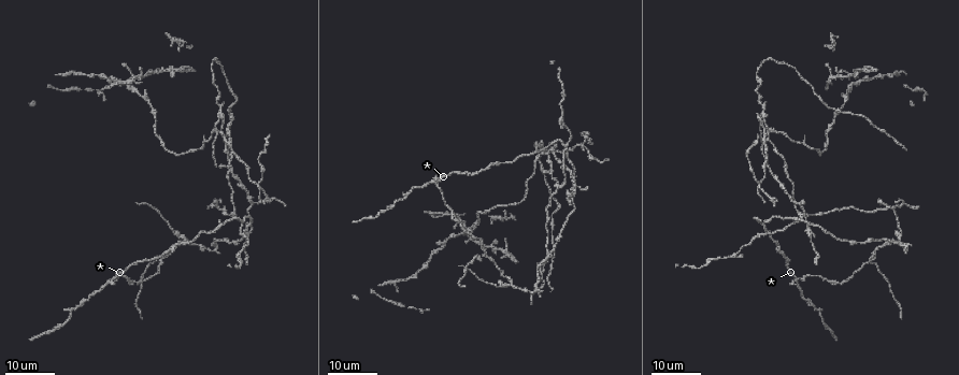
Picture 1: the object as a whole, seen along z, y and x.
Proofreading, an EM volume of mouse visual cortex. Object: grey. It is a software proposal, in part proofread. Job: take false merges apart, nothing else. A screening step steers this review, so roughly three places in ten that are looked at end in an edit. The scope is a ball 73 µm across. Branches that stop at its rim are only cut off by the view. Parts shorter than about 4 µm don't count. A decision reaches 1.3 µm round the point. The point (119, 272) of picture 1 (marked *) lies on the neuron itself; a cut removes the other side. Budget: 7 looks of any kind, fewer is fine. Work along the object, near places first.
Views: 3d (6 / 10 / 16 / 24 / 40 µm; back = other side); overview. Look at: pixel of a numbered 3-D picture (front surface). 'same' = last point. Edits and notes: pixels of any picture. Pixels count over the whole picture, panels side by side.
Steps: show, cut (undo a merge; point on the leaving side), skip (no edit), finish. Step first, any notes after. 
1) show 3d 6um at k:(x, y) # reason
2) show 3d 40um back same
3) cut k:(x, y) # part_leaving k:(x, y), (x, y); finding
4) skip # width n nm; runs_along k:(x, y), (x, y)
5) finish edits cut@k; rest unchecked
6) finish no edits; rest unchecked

show 3d 24um at 1:(162, 261) # four-way junction

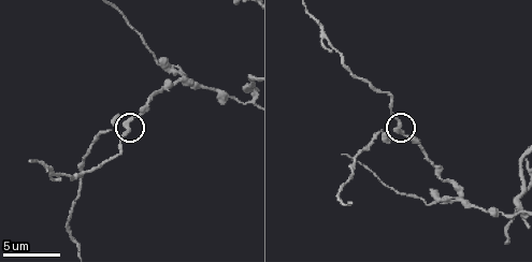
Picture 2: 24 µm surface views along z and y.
show 3d 6um at 2:(123, 121) # zoom in

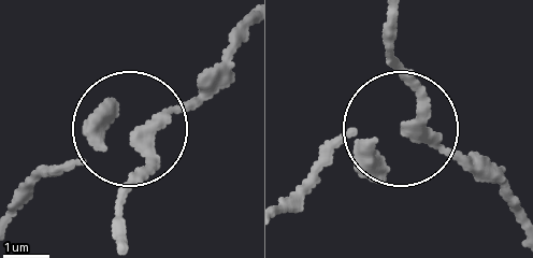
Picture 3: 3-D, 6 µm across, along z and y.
skip # side_arm 18 um; runs_along 3:(116, 243), (119, 204), (150, 167), (131, 140), (15, 189); one neuron here

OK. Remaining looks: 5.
show 3d 16um at 1:(796, 279) # four arms meet

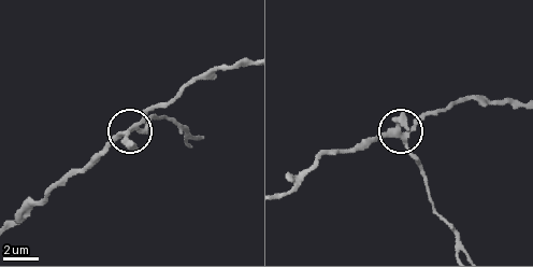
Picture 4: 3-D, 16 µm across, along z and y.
show 3d 6um at 4:(402, 140)

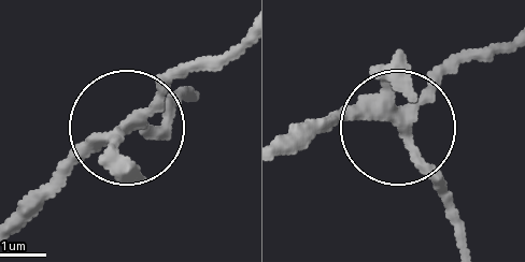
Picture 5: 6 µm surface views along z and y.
show 3d 6um back at 5:(125, 126)

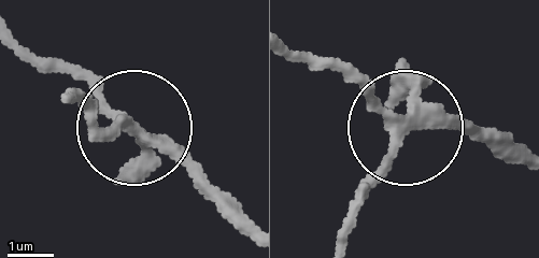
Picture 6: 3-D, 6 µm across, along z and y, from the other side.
skip # arms 4; runs_along 6:(74, 67), (216, 209); continuous, no second neuron

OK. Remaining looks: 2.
show 3d 10um at 2:(459, 200) # three arms meet

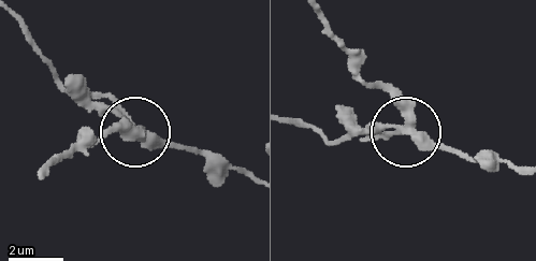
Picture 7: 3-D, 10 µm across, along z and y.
cut 7:(99, 113) # width 290 nm; part_leaving 7:(404, 128), (358, 128), (328, 141), (289, 122); two neurons meet here

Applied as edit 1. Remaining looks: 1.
finish edits cut@7; rest unchecked

